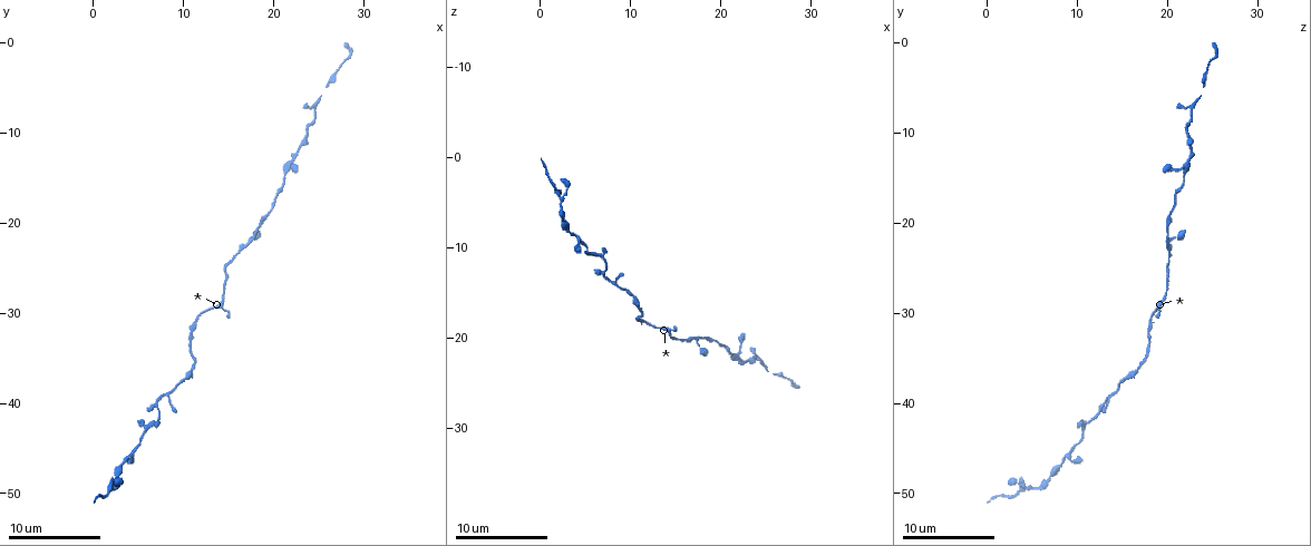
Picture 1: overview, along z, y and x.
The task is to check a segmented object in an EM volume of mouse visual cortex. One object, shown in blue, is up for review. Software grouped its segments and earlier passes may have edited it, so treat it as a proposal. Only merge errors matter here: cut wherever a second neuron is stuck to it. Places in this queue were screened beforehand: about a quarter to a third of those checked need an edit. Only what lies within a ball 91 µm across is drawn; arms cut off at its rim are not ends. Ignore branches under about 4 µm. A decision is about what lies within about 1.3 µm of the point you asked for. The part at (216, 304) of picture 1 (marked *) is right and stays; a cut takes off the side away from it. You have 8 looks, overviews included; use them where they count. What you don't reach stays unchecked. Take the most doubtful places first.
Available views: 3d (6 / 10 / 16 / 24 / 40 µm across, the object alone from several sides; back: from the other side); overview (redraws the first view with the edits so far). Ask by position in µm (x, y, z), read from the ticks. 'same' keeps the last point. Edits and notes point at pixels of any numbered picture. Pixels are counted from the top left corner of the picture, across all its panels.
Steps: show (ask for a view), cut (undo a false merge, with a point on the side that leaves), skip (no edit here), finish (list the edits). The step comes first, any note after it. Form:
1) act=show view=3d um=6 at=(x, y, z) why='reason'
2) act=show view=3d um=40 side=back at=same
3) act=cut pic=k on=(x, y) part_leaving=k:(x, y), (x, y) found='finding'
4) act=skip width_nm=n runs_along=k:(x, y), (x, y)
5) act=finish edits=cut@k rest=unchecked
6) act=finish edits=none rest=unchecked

act=show view=3d um=10 at=(2.2, 49.4, 4.2) why='looks like a crossing'

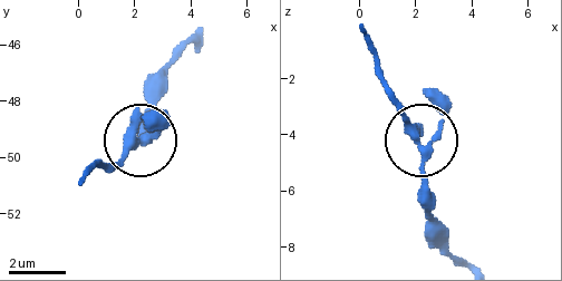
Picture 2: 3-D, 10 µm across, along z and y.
act=skip arms=4 runs_along=2:(458, 262), (420, 173), (420, 144), (437, 129), (442, 96) found='one neuron here'

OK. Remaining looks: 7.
act=show view=3d um=16 at=(7.4, 42.0, 11.4)

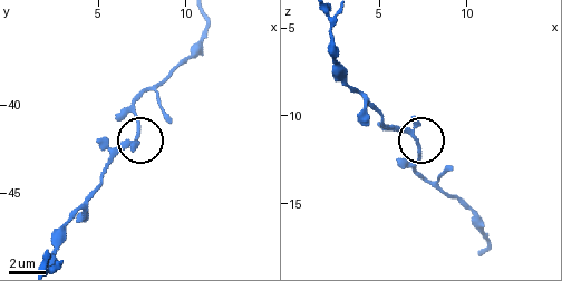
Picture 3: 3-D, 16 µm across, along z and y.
act=skip arms=3 runs_along=3:(482, 254), (477, 219), (419, 174), (418, 144), (389, 126) found='one neuron here'

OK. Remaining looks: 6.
act=show view=3d um=10 at=(18.2, 21.2, 20.2) why='thin neck'

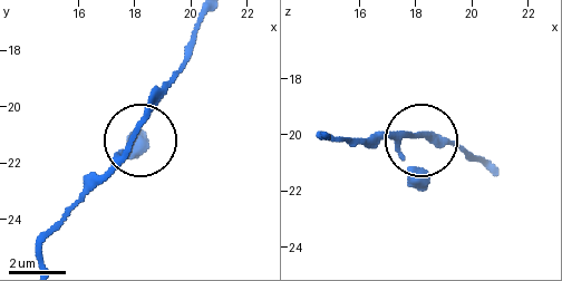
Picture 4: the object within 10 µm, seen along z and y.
act=skip width_nm=160 runs_along=4:(42, 260), (49, 231), (128, 145), (151, 102), (176, 76) found='all the same neuron'

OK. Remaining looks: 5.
act=show view=3d um=6 at=(21.2, 14.2, 21.8) why='calibre changes'

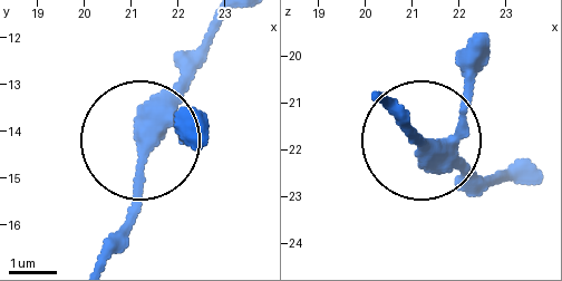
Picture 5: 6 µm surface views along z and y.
act=show view=3d um=6 side=back at=(21.35, 14.35, 21.95)

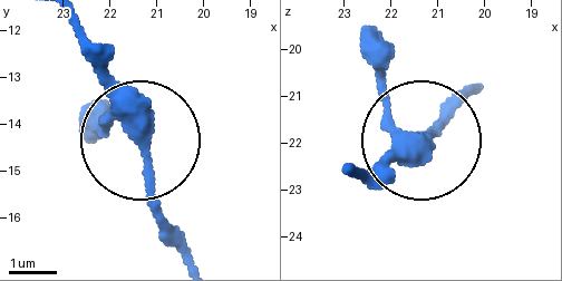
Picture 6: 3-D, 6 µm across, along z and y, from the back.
act=skip width_nm=310 found='one neuron here'

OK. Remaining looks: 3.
act=finish edits=none rest=unchecked

